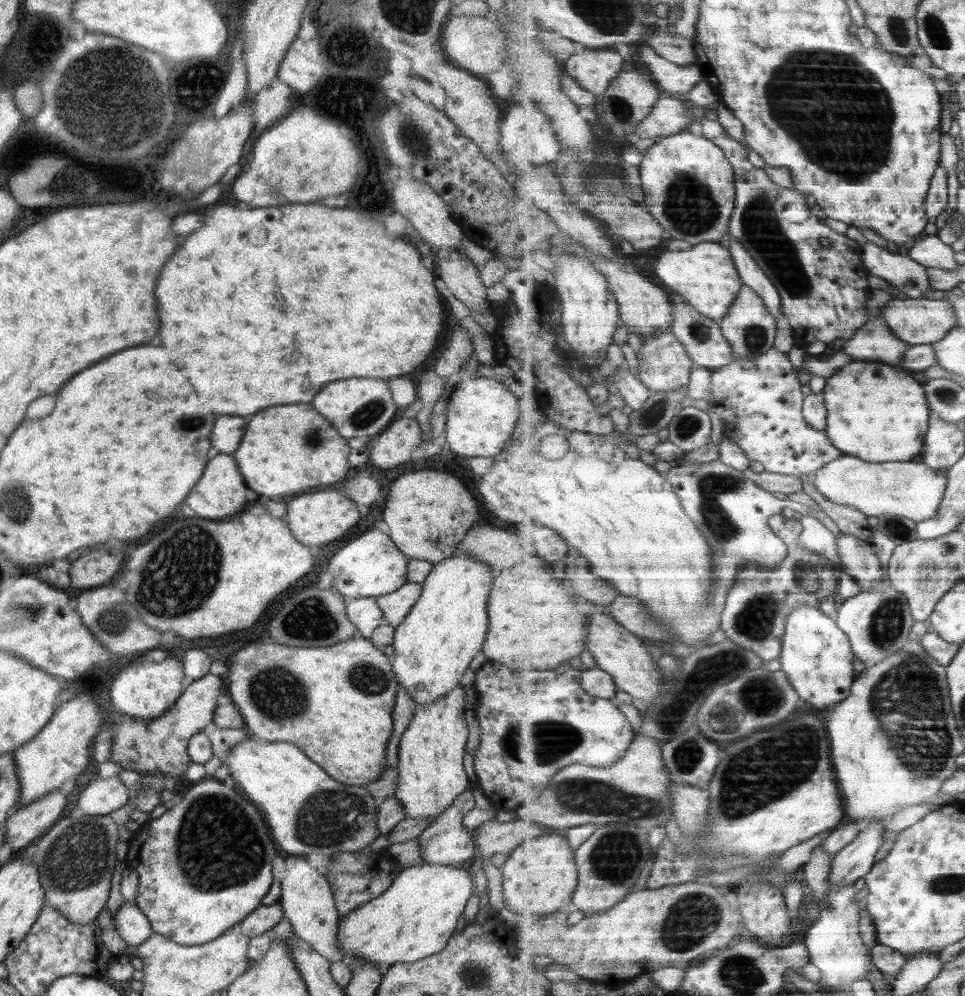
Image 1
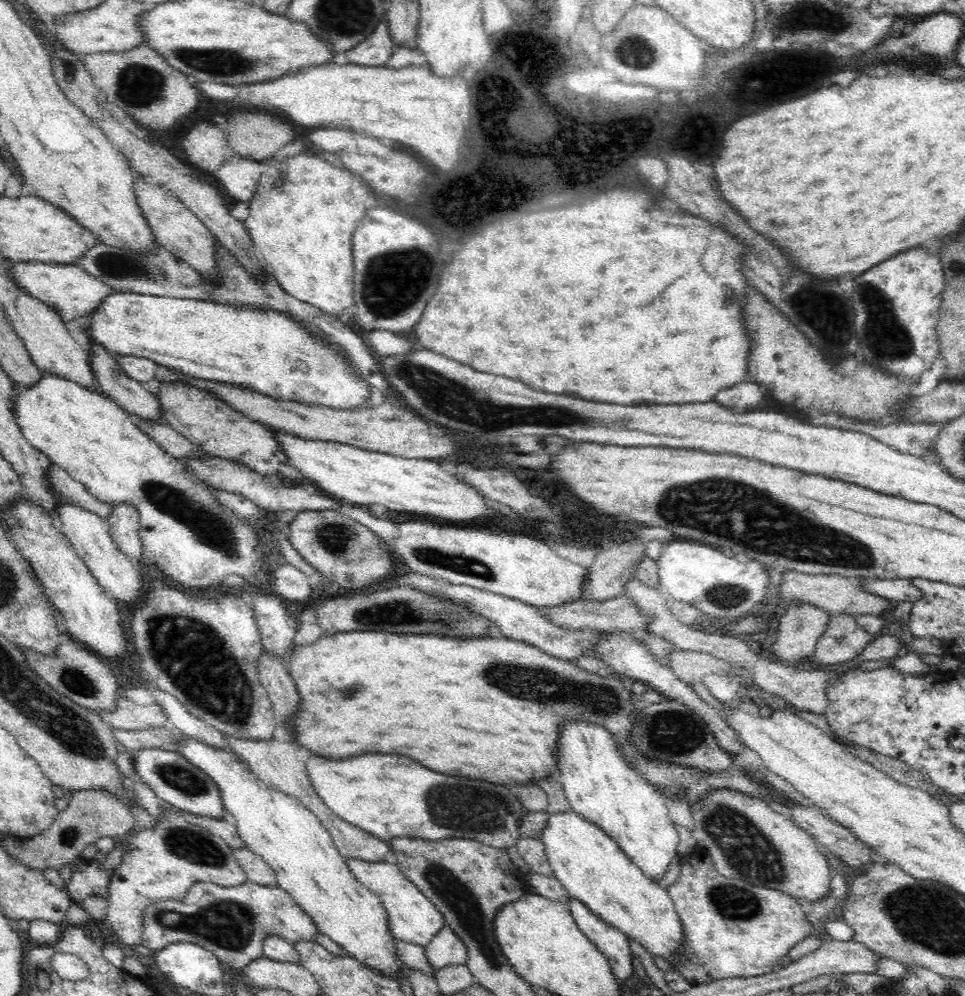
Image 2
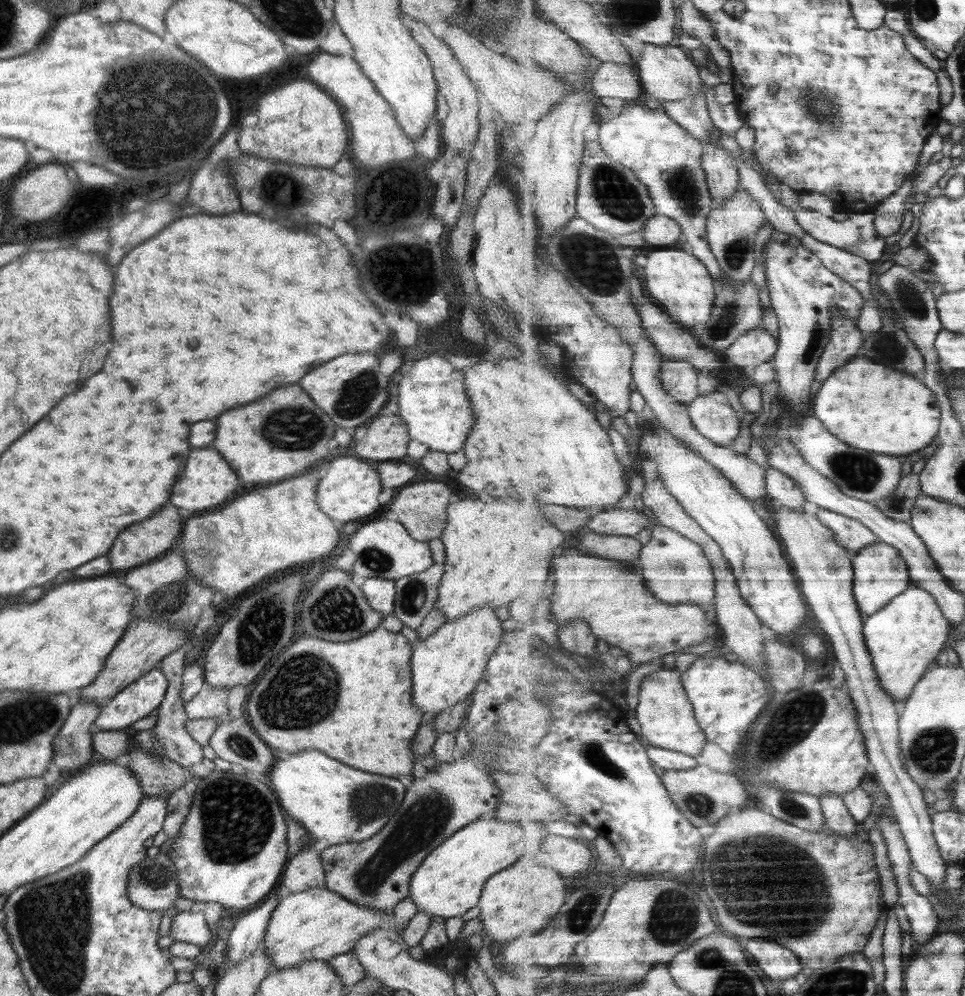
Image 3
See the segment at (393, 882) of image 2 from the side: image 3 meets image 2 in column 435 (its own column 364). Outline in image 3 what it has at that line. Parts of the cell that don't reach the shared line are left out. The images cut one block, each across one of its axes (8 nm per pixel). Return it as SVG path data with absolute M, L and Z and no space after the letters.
M324 886L293 892L272 910L261 947L272 957L274 970L294 967L310 959L329 961L333 956L352 951L358 938L390 922L393 911L367 908L332 892Z

